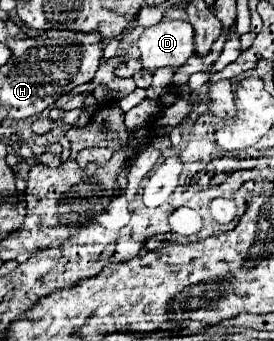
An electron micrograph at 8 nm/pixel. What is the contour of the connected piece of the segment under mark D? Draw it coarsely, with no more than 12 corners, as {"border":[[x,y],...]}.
{"border":[[188,21],[144,29],[138,49],[144,69],[178,69],[194,53]]}

